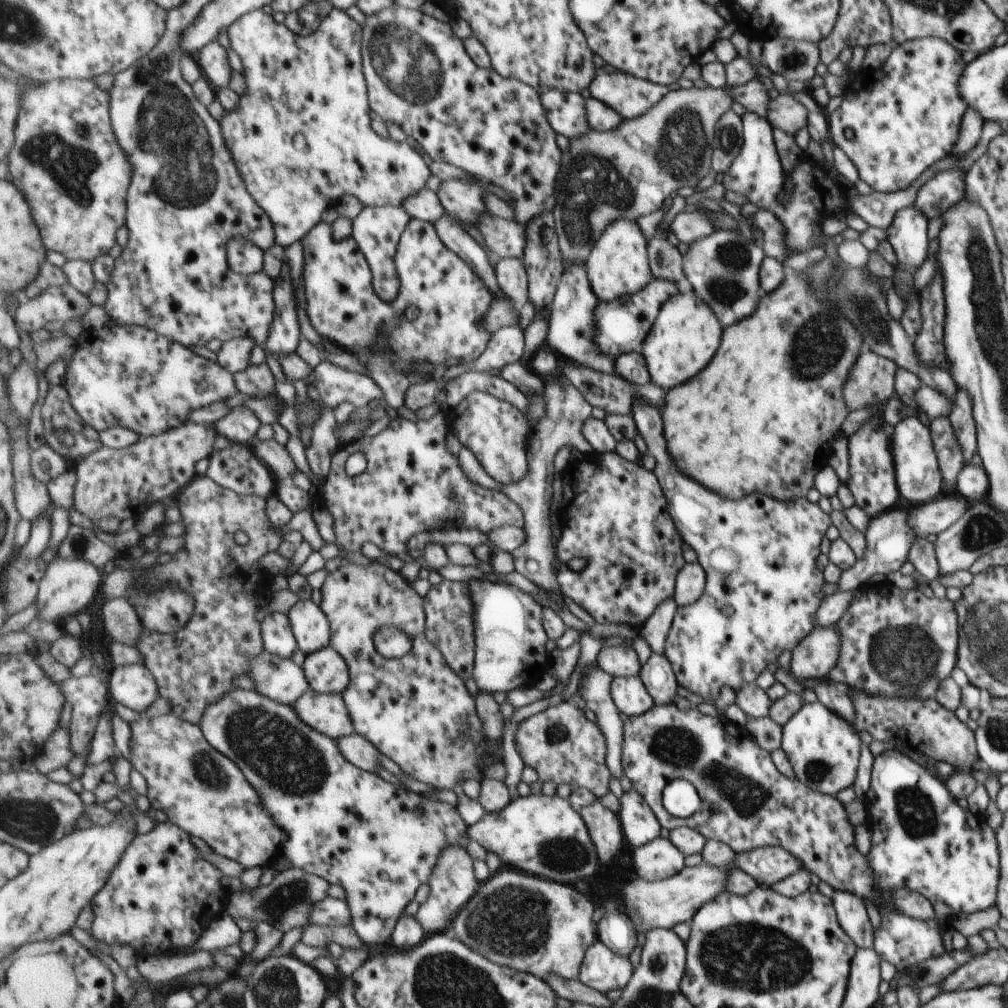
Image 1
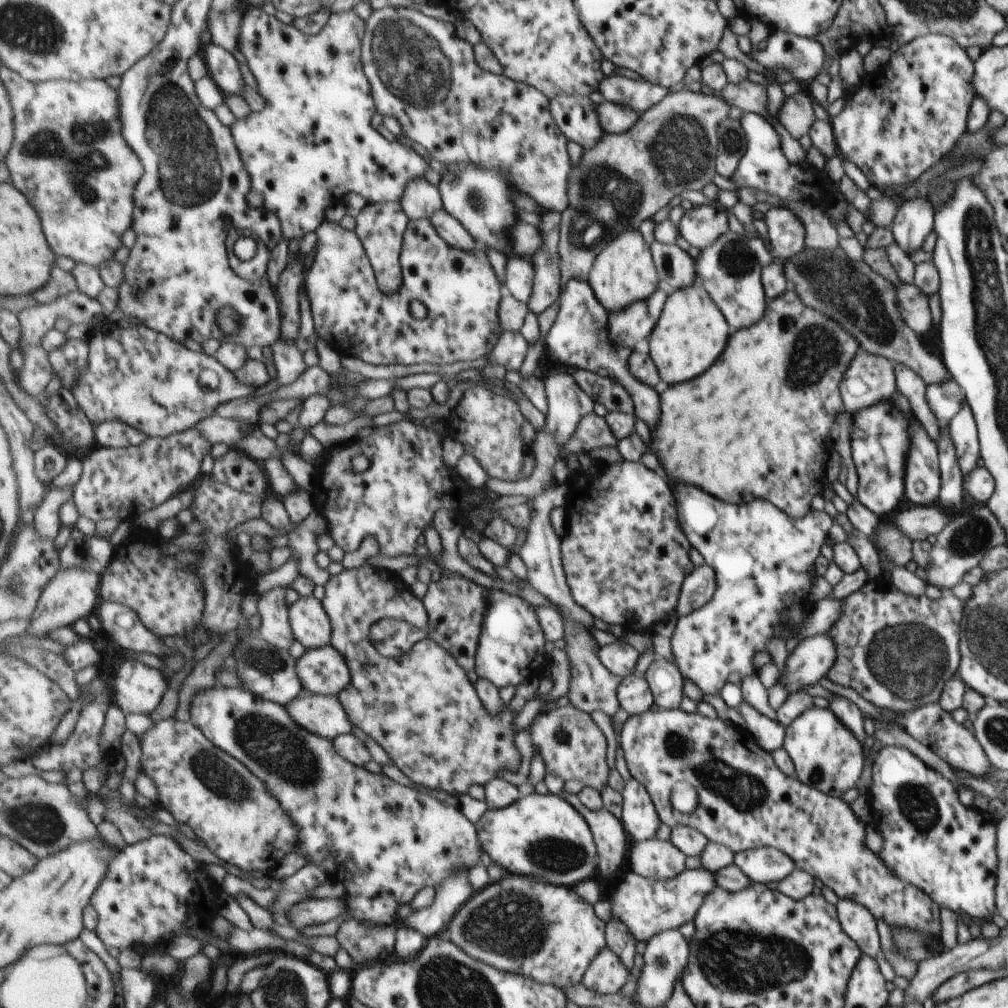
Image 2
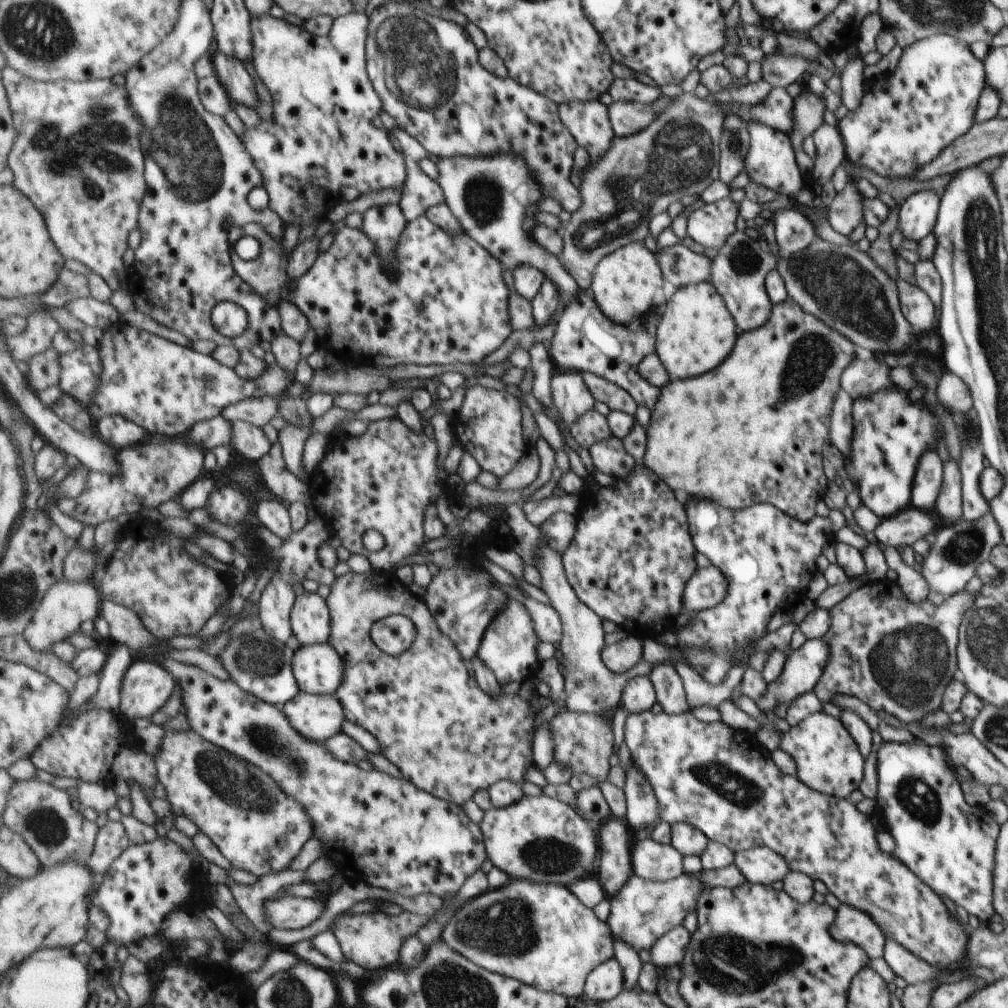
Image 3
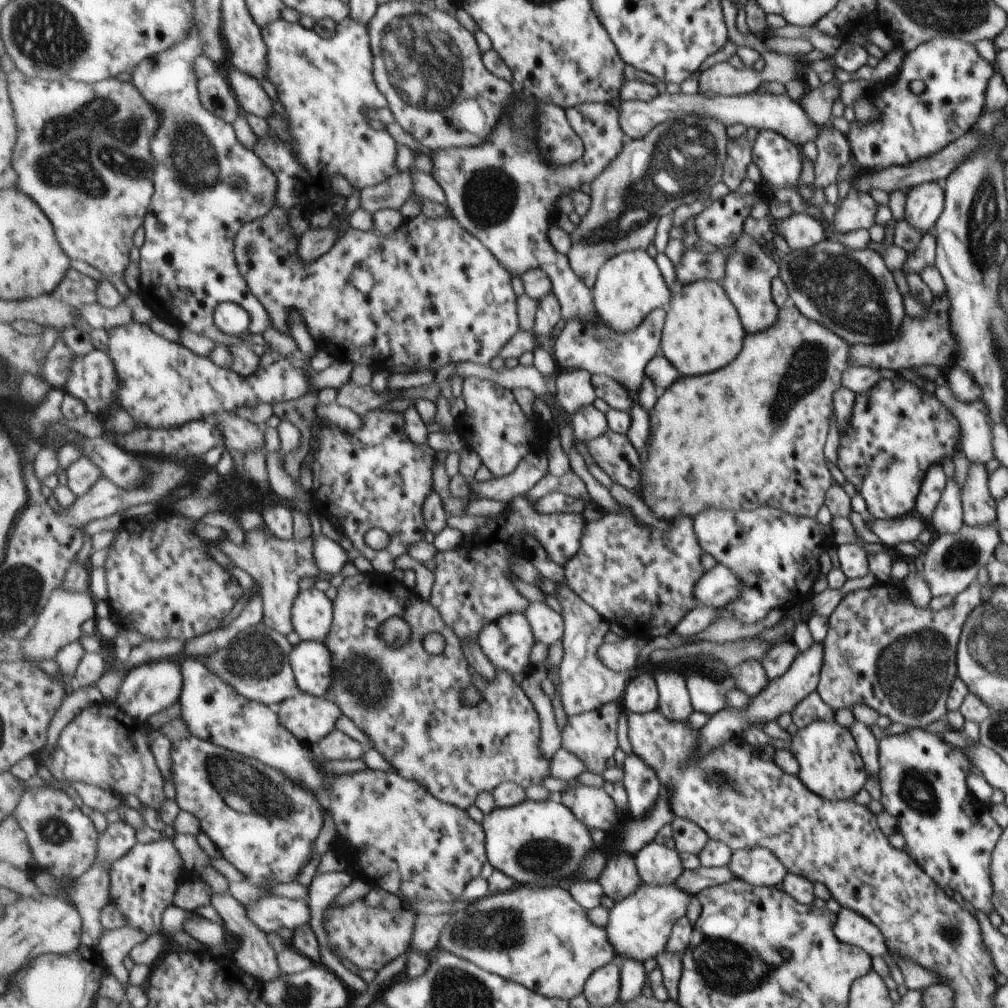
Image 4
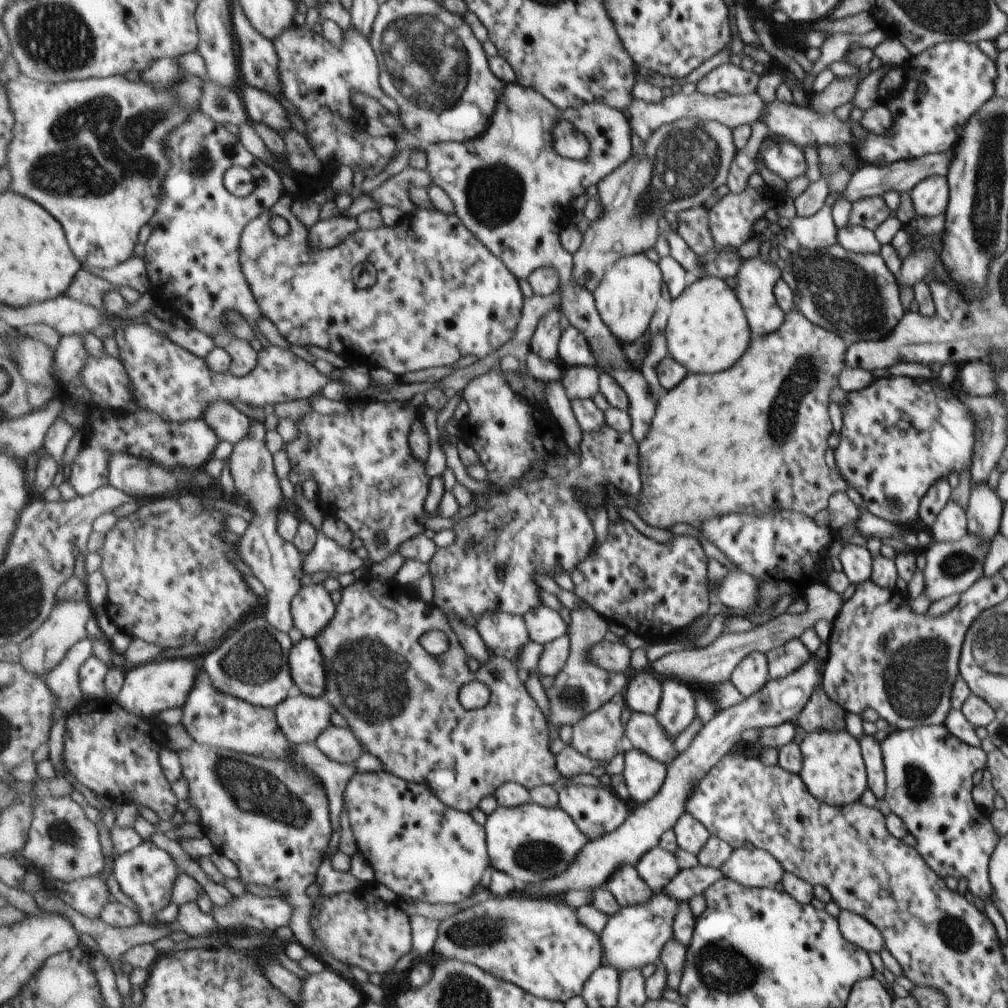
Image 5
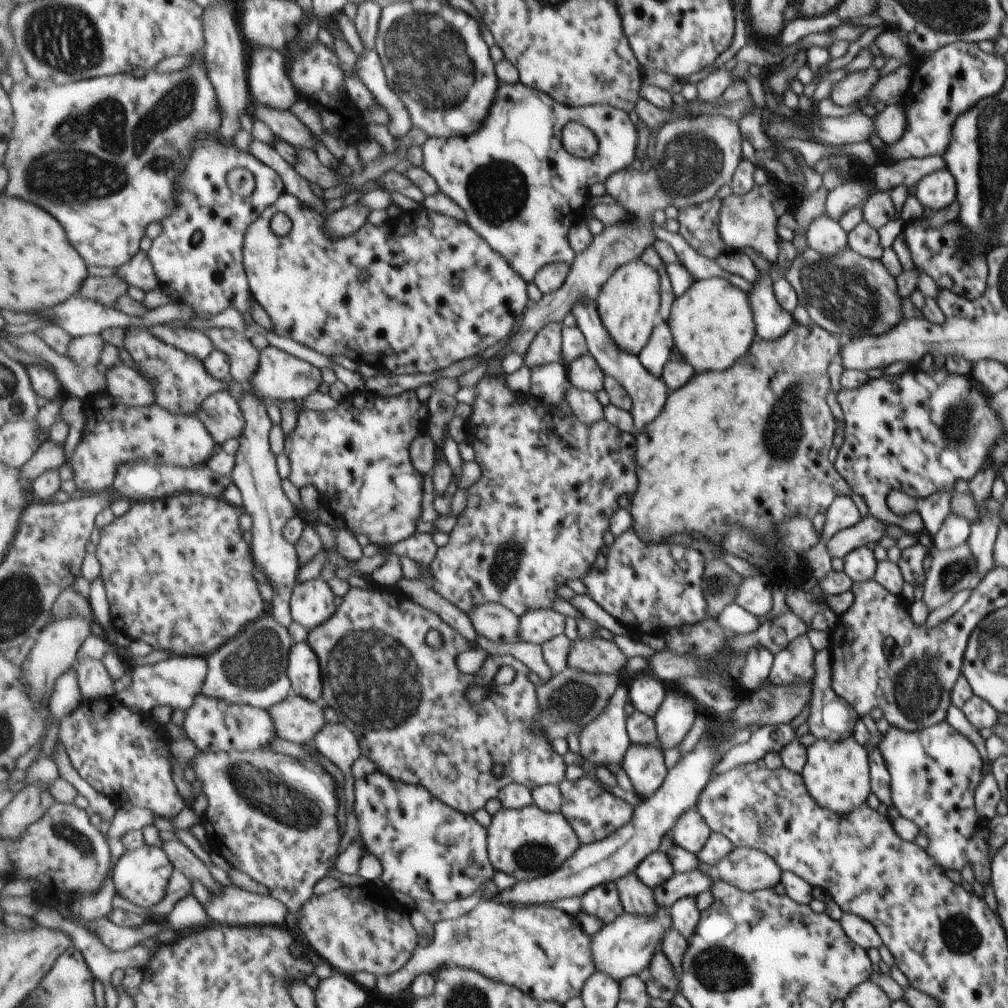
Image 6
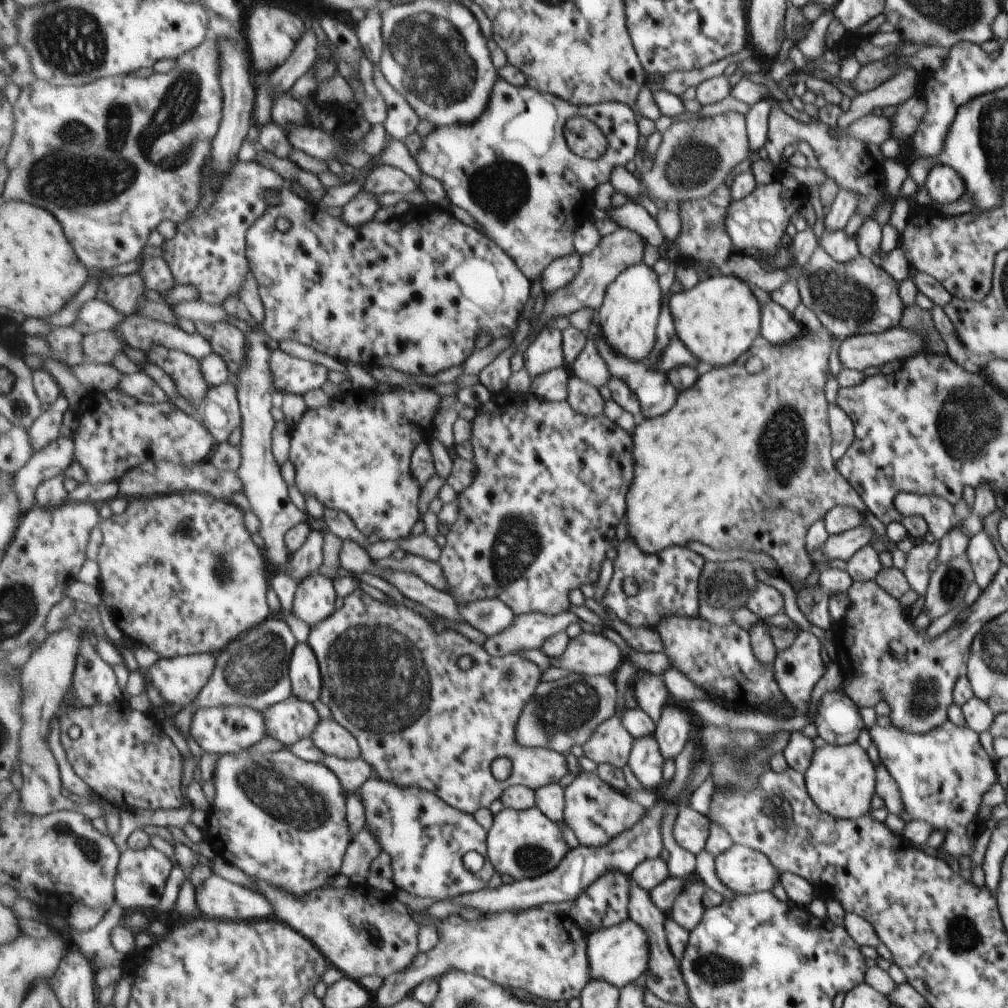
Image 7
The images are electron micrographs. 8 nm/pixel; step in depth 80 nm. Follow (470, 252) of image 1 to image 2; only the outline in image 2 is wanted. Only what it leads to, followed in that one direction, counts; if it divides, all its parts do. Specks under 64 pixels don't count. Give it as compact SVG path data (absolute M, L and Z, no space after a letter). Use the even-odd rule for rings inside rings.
M444 208L435 211L431 218L432 223L436 225L437 232L452 246L462 249L477 249L477 242L473 235Z

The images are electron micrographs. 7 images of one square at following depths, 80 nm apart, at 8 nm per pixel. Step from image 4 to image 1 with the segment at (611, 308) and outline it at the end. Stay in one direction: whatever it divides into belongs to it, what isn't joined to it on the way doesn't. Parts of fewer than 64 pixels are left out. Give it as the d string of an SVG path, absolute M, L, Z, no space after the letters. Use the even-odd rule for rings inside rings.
M619 219L603 233L588 258L588 277L598 299L613 302L623 295L641 292L652 278L649 266L648 240L639 224L631 219Z

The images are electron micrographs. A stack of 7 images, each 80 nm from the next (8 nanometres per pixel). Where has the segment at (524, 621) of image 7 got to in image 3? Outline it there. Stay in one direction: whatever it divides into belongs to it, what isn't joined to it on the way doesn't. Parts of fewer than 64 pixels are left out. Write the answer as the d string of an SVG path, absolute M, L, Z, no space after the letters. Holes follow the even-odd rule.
M529 596L526 597L523 603L535 621L540 640L553 644L560 642L564 635L564 628L559 611L552 604L547 605L537 602Z

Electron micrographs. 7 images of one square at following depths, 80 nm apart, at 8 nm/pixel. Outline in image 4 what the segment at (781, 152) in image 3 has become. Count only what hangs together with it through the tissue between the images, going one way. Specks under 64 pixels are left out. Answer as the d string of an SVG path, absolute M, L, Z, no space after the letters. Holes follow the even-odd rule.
M757 129L757 136L751 148L751 162L753 162L760 173L761 179L769 182L775 188L797 189L797 178L801 172L801 154L791 141L786 140L780 133L771 130Z

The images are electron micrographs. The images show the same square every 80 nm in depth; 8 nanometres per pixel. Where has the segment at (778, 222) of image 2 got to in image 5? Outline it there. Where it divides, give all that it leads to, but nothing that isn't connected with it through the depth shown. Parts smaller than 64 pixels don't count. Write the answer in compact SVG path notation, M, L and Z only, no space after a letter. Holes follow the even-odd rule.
M828 192L821 208L813 215L796 215L784 225L784 230L789 231L796 238L799 247L817 250L836 244L835 226L832 222L830 207L838 197L834 192Z

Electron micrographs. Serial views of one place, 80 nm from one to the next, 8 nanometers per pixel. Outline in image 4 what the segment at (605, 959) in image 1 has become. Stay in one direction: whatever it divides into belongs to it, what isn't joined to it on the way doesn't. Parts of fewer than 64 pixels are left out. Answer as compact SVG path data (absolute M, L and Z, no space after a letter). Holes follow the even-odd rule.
M615 960L599 968L585 986L584 996L589 1004L597 1007L614 1007L621 996L622 966Z

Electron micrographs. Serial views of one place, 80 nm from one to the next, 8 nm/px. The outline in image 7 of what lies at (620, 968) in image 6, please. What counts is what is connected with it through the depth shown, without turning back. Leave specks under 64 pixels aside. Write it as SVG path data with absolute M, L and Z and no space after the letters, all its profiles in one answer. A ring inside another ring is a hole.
M633 919L617 926L588 934L588 957L591 962L591 980L605 981L622 989L639 976L646 975L649 968L650 936Z

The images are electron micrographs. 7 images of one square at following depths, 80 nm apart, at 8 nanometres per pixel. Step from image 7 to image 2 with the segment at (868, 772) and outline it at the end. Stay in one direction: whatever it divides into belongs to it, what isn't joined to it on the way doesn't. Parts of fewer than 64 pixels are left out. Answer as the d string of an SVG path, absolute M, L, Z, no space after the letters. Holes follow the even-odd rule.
M811 707L784 727L782 746L792 759L796 777L829 796L839 797L853 789L861 774L861 747L848 727L829 709Z

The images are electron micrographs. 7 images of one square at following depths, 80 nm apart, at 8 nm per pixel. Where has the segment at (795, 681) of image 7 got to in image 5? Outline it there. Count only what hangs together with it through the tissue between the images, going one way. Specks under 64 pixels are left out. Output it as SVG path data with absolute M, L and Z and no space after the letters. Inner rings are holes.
M793 638L782 646L767 650L764 656L767 658L768 679L776 680L797 671L801 664L805 664L805 660L809 660L811 654L798 638Z

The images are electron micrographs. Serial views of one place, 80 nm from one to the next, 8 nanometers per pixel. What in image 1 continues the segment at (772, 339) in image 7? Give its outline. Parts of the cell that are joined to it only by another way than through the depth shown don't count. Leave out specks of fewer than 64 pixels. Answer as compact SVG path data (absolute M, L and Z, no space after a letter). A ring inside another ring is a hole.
M717 229L709 236L689 245L686 253L682 255L682 271L691 285L691 291L705 304L708 304L709 308L712 308L712 311L716 313L717 320L724 327L729 327L756 311L755 308L761 300L759 268L765 256L762 246L757 246L755 242L744 238L738 230Z

